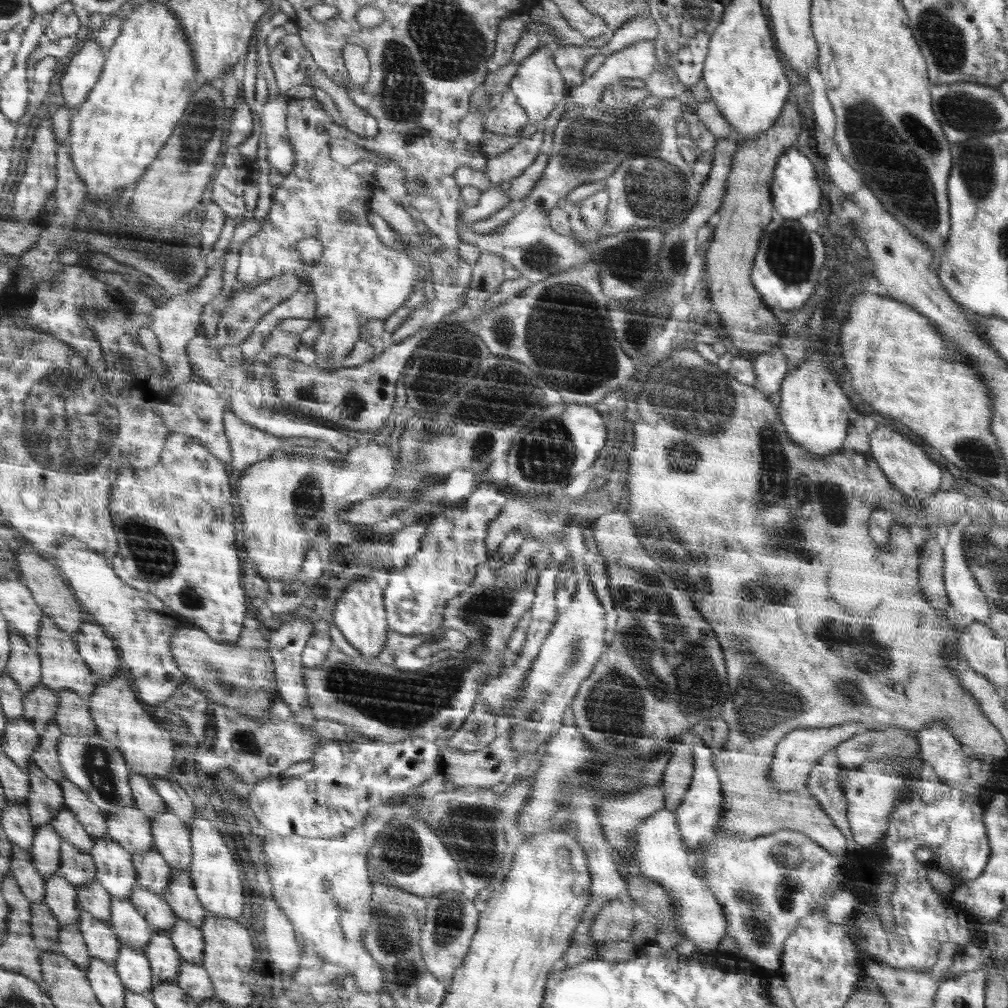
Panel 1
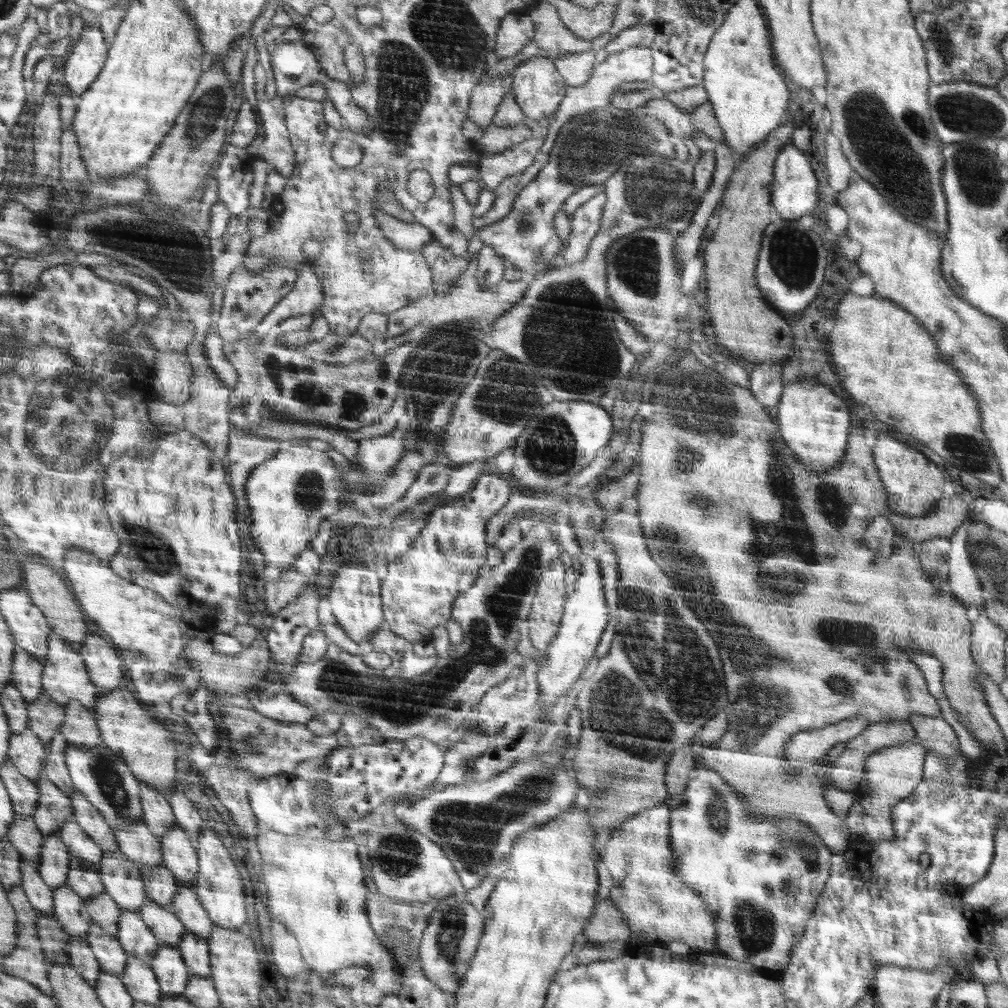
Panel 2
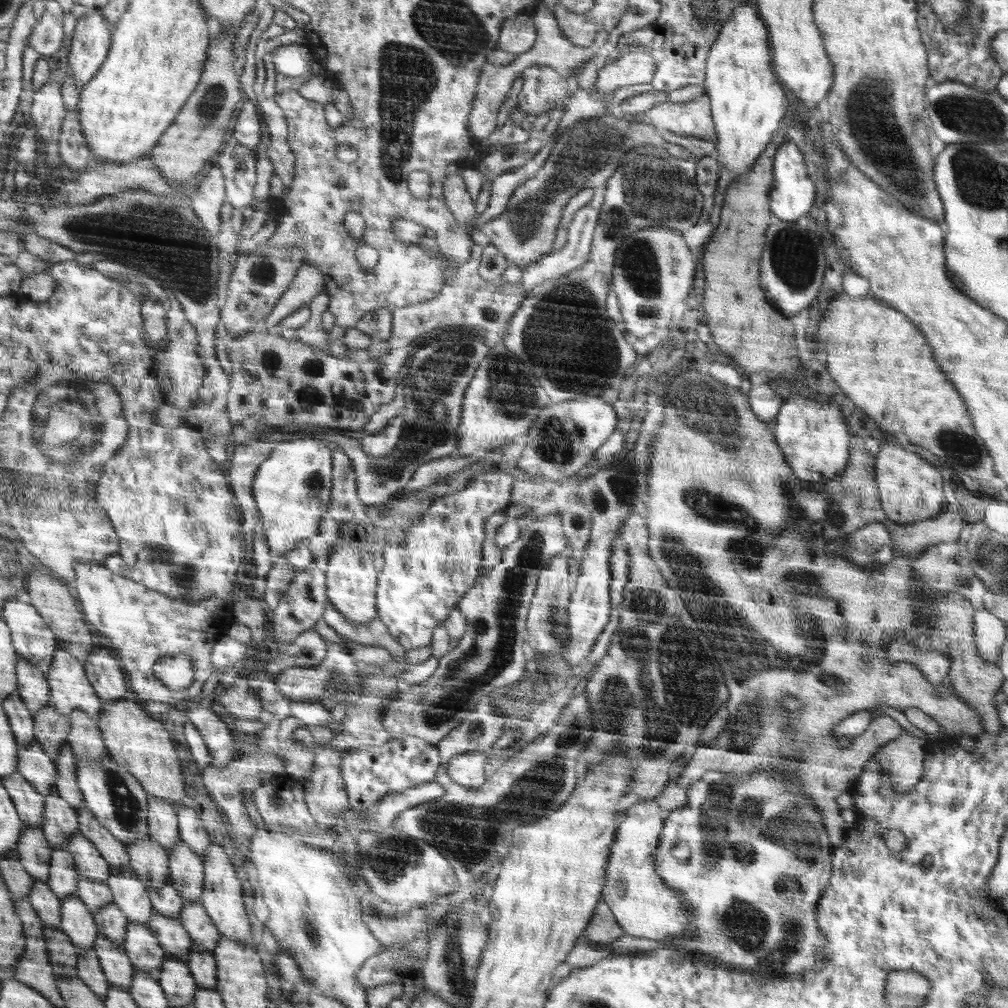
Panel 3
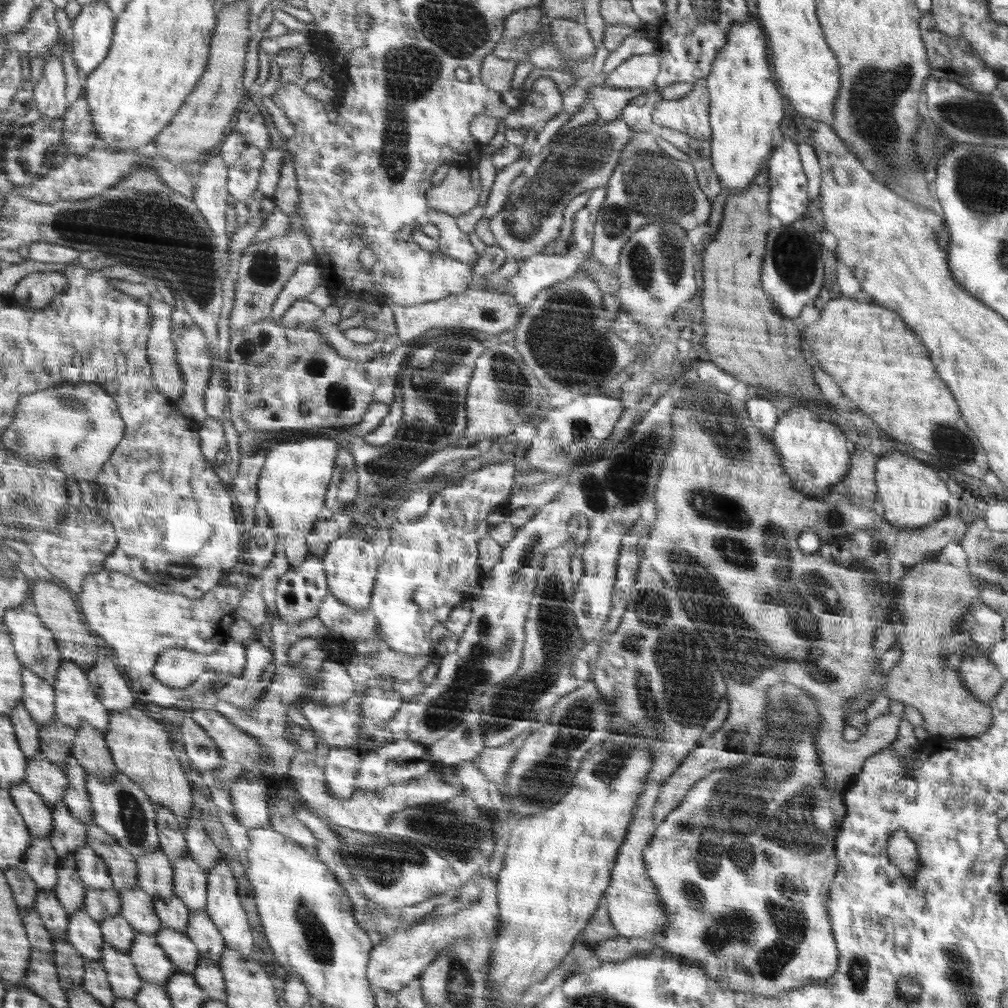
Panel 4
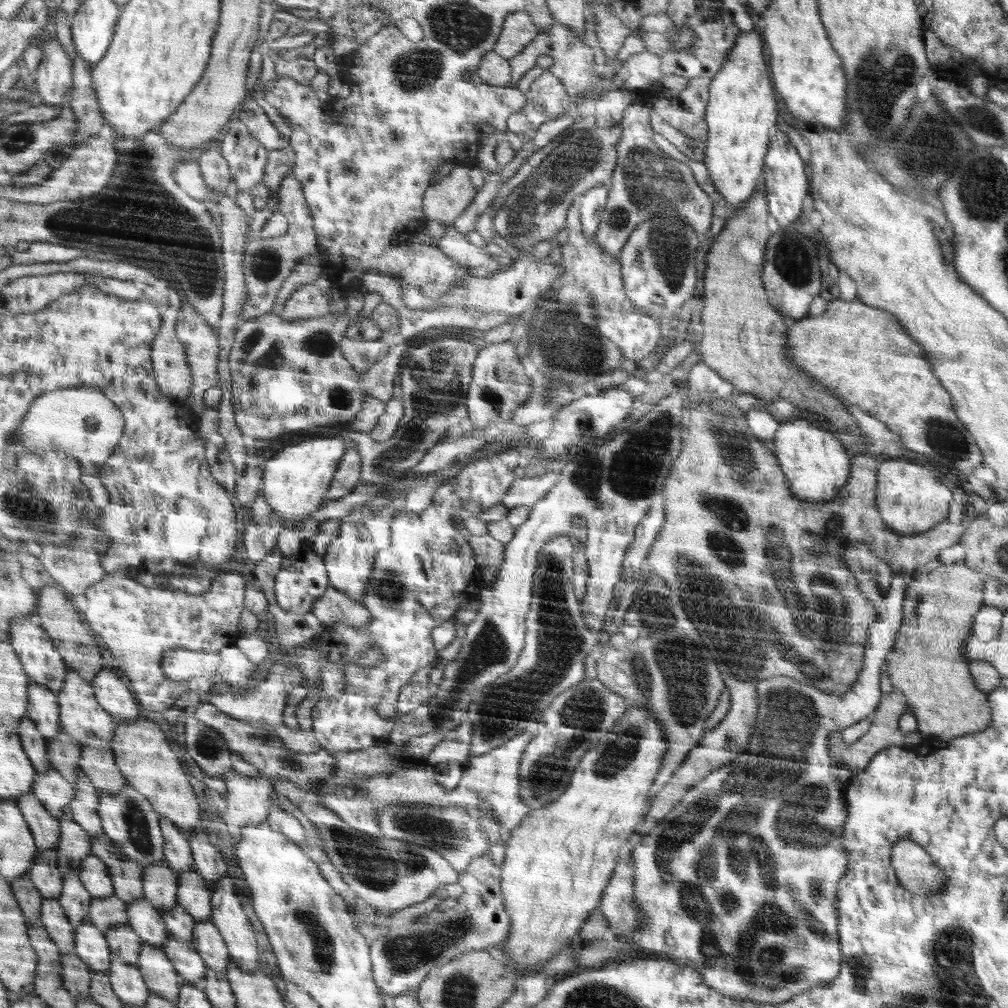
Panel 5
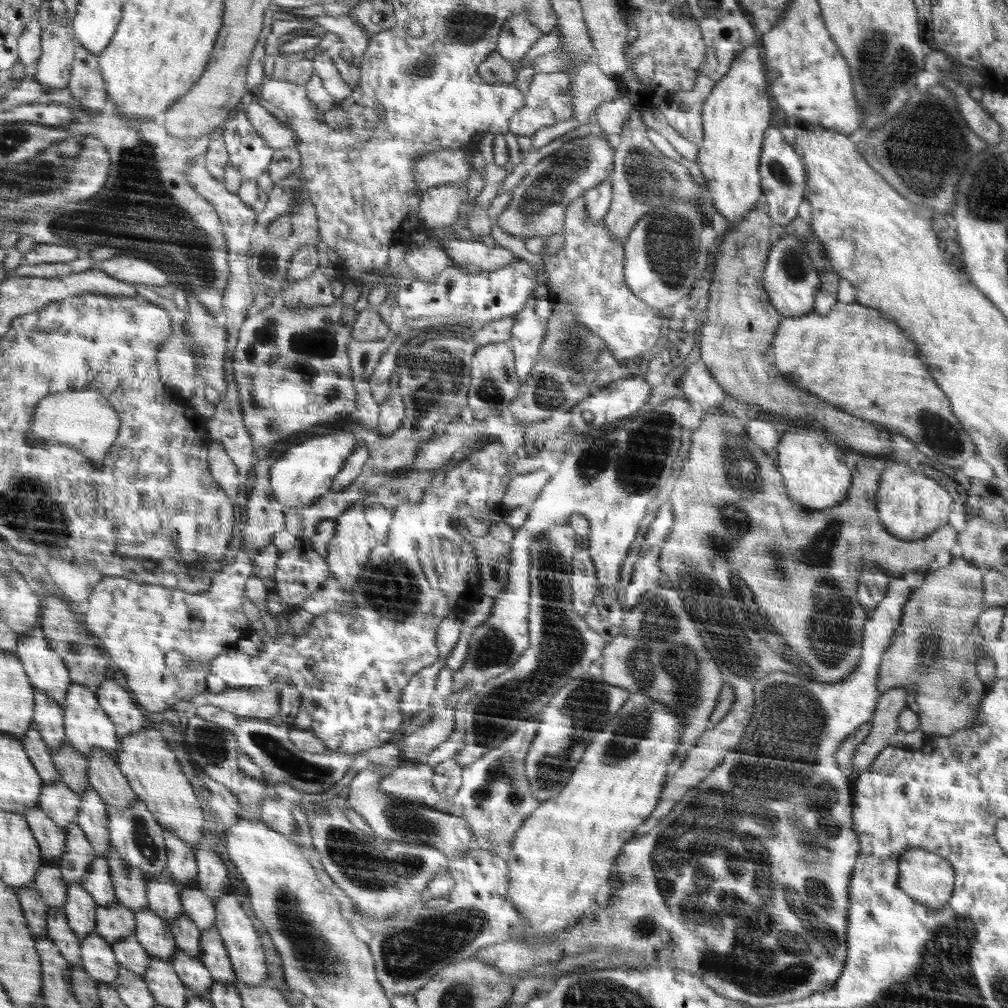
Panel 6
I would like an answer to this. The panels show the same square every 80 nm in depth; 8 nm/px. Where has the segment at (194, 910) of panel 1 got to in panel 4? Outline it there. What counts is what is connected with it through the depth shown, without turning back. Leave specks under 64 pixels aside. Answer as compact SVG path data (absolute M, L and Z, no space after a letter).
M190 911L190 920L187 922L185 933L197 947L200 956L218 964L220 955L227 948L219 928L205 911Z

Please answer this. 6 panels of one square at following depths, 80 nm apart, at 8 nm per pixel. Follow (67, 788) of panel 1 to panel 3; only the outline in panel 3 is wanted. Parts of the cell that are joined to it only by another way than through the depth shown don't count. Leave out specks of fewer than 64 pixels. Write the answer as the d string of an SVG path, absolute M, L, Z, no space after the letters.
M84 802L77 808L79 832L99 851L102 858L109 862L112 869L129 865L129 856L125 844L120 842L105 826L102 826Z

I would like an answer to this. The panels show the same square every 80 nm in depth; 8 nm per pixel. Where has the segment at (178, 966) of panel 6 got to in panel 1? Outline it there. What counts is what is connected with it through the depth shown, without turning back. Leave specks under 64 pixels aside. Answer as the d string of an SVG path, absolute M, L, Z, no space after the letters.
M138 887L134 888L134 894L130 894L130 899L132 899L131 904L139 909L139 913L143 914L148 924L156 931L164 931L169 934L169 930L174 928L174 924L178 922L173 910L158 894L154 895Z

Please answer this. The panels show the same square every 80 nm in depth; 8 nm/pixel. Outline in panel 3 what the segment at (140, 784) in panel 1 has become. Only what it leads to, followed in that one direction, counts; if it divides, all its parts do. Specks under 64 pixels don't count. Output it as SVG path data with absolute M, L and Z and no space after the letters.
M148 795L148 803L150 838L158 841L169 851L181 840L176 806L163 798L150 795Z

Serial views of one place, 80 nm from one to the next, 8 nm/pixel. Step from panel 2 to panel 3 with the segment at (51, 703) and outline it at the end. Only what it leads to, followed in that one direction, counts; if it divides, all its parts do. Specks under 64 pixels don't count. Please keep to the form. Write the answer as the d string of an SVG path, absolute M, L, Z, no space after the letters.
M51 705L35 714L37 739L52 760L57 757L60 745L67 742L70 727L69 719Z

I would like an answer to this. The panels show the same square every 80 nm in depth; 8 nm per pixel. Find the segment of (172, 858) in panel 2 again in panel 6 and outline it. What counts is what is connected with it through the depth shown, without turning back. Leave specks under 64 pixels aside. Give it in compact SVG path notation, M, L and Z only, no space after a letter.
M198 885L182 890L181 900L184 915L196 924L200 931L214 927L216 921L214 901L203 894Z

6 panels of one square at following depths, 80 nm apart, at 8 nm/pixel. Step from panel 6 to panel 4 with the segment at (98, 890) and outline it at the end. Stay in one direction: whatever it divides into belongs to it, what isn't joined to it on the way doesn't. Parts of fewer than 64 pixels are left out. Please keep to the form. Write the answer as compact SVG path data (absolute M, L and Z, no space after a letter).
M87 842L77 848L73 857L76 861L77 873L87 888L104 891L113 888L113 880L106 863L94 852L94 849L89 847Z

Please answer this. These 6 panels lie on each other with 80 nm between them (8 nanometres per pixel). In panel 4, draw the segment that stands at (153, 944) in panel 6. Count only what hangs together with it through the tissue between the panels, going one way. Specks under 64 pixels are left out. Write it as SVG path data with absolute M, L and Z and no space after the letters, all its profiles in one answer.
M132 886L124 892L120 892L122 917L128 921L138 933L144 933L154 937L162 926L155 914L153 900L140 888Z

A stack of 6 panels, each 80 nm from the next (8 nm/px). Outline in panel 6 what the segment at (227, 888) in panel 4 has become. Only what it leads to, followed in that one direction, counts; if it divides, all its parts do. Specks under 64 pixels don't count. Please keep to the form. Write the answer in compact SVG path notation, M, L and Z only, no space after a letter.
M226 894L226 896L215 900L214 906L216 910L214 927L218 929L222 937L236 976L240 977L243 983L248 986L266 981L266 958L264 958L264 952L262 952L262 946L260 946L260 938L258 938L252 922L248 920L246 912L240 908L240 902L234 896Z

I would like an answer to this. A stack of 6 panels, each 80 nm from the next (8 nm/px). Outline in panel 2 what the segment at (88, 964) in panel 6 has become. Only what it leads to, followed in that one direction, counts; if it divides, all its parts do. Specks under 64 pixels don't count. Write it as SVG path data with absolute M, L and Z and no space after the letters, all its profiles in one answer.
M60 886L54 892L54 918L69 936L87 938L92 920L86 904L68 886Z

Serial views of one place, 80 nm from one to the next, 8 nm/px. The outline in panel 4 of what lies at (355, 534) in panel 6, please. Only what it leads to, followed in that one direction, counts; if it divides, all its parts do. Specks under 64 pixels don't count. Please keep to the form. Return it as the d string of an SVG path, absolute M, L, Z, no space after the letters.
M352 528L350 534L344 533L342 538L338 538L338 542L332 542L326 556L322 558L326 566L328 582L327 588L342 603L347 604L354 610L369 610L371 606L371 596L373 595L373 587L375 586L376 576L376 560L374 560L374 552L372 552L372 544L368 542L366 534L358 528Z

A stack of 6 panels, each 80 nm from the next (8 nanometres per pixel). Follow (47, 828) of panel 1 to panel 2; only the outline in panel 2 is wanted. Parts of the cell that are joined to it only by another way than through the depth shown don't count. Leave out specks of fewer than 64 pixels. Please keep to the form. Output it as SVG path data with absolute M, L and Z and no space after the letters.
M56 833L45 836L39 871L52 890L60 886L68 886L67 872L70 859L67 849L63 840Z

